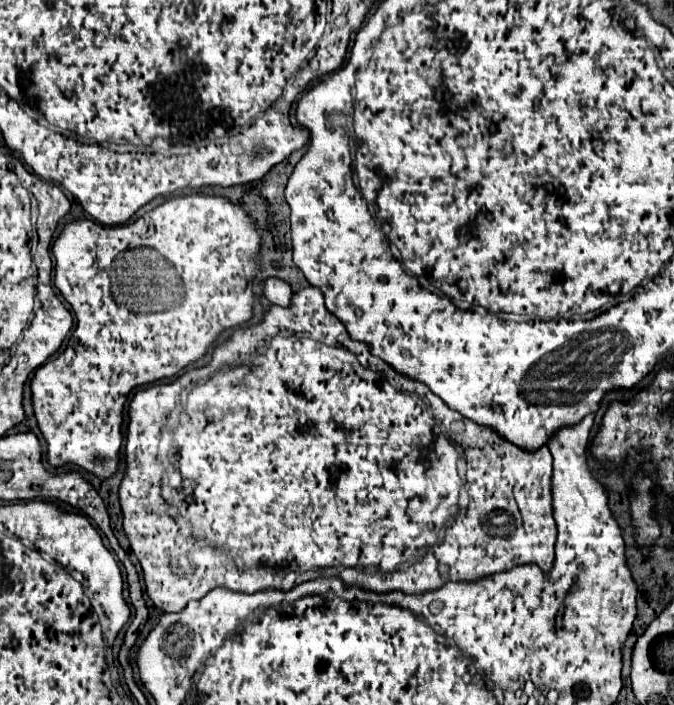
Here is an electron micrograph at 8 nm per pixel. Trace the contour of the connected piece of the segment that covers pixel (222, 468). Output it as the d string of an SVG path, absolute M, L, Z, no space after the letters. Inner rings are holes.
M300 288L300 290L298 290L298 292L294 292L294 294L292 294L292 304L290 304L290 306L288 306L288 308L280 308L280 306L270 306L270 310L266 310L266 312L264 312L264 318L262 318L262 322L260 322L260 324L256 324L256 326L248 326L248 328L243 328L243 327L239 327L239 328L238 328L238 329L236 329L236 330L234 330L234 331L233 331L233 334L232 334L232 336L230 336L230 338L228 338L228 339L227 339L227 340L224 340L224 341L222 341L222 343L220 343L220 344L217 344L217 345L216 345L216 346L215 346L215 348L214 348L214 350L213 350L213 352L212 352L212 355L211 355L211 360L210 360L210 363L209 363L209 364L208 364L208 365L206 365L206 366L204 366L204 367L202 367L202 368L198 368L198 369L194 369L194 368L192 368L192 369L190 369L190 370L192 370L192 372L188 372L188 370L186 370L186 371L184 371L184 372L183 372L183 374L182 374L182 376L180 376L180 378L176 378L176 380L174 380L174 382L160 382L160 384L152 384L152 386L148 386L148 388L142 388L142 389L139 389L139 390L138 390L138 392L136 392L136 394L134 394L134 398L132 398L132 402L130 402L130 410L128 410L128 428L126 428L126 474L124 474L124 478L122 478L122 484L120 484L120 490L118 490L118 494L120 494L120 506L122 506L122 522L124 522L124 532L126 532L126 536L128 536L128 540L130 540L130 550L132 550L132 552L134 552L134 554L136 554L136 558L138 558L138 560L140 560L140 564L142 564L142 572L144 572L144 582L146 582L146 592L148 592L148 596L150 596L150 598L152 598L152 602L154 602L154 606L156 606L156 608L158 608L158 610L160 610L160 612L180 612L180 610L182 610L182 608L186 608L186 604L188 604L188 602L190 602L190 600L200 600L200 598L202 598L202 596L206 596L206 594L208 594L208 592L210 592L210 590L214 590L214 588L228 588L228 590L232 590L232 592L258 592L258 590L268 590L268 588L276 588L276 590L284 590L284 592L286 592L286 590L290 590L290 588L294 588L294 586L298 586L298 584L304 584L304 582L310 582L310 580L316 580L316 578L324 578L324 576L326 576L326 578L334 578L334 576L338 576L338 578L342 578L342 580L344 580L344 584L348 584L348 586L352 586L352 584L356 584L356 586L360 586L360 588L362 588L362 590L372 590L372 592L378 592L378 594L384 594L384 592L392 592L392 590L398 590L398 592L404 592L404 594L424 594L424 592L430 592L430 590L436 590L436 588L442 588L442 586L444 586L444 584L446 584L446 582L476 582L476 580L480 580L480 578L486 578L486 576L492 576L492 574L498 574L498 572L504 572L504 570L510 570L510 568L516 568L516 566L522 566L522 564L536 564L536 566L540 566L540 568L542 568L542 570L544 570L544 572L550 572L550 568L552 568L552 564L554 564L554 542L556 542L556 520L554 520L554 516L552 516L552 484L550 484L550 482L552 482L552 480L550 480L550 478L552 478L552 454L550 454L550 450L548 450L548 446L544 446L544 448L538 448L538 450L536 450L536 452L524 452L524 450L522 450L522 448L516 448L516 444L512 444L512 442L508 442L508 440L504 440L504 438L500 438L500 434L498 434L498 432L496 432L496 430L494 430L494 428L488 428L488 426L482 426L482 424L476 424L476 422L472 422L472 420L470 420L470 418L464 418L464 416L462 416L462 414L460 414L460 412L456 412L456 410L452 410L452 408L448 408L448 406L446 406L446 404L444 404L444 400L440 400L440 398L438 398L438 396L436 396L436 394L432 394L432 392L430 392L430 388L428 388L428 386L426 386L426 384L420 384L420 382L418 382L418 380L412 380L412 378L410 378L410 376L404 376L404 374L400 374L400 372L396 372L396 370L392 370L392 366L390 366L390 364L384 364L384 360L380 360L380 358L374 358L374 356L372 356L372 352L370 352L370 348L368 348L368 344L360 344L360 342L358 342L358 340L352 340L352 338L350 338L350 336L348 336L348 332L346 332L346 330L344 330L344 326L338 326L338 328L336 328L336 330L338 330L338 332L336 332L336 336L332 336L332 332L328 332L328 328L324 328L324 324L328 324L328 316L312 316L312 304L300 304L300 308L296 308L296 296L300 296L300 292L302 292L302 290L304 290L304 288ZM302 334L308 334L308 336L312 336L312 338L322 338L322 340L326 340L326 342L336 342L336 344L340 344L340 346L344 346L344 348L340 348L340 346L328 346L328 344L324 344L324 342L320 342L320 340L312 340L312 338L306 338L306 336L302 336ZM356 354L358 354L358 356L360 356L360 362L362 362L362 364L366 364L366 366L374 366L374 364L376 364L376 370L378 370L378 372L374 372L374 370L370 370L370 368L364 368L364 366L362 366L362 364L360 364L360 362L358 362L358 356L356 356ZM420 396L422 396L422 398L424 398L424 400L428 400L428 404L430 404L430 406L432 406L432 410L434 410L434 416L436 416L436 418L438 418L438 420L440 420L440 422L442 422L442 424L444 424L444 426L446 426L446 430L448 430L448 432L450 432L450 436L452 436L452 438L454 438L454 442L458 442L458 444L460 444L460 446L464 446L464 452L466 452L466 460L468 460L468 480L466 480L466 490L468 490L468 494L470 494L470 504L468 504L468 510L466 510L466 516L460 516L460 518L456 518L456 520L454 520L454 524L452 524L452 526L450 526L450 528L448 528L448 530L446 530L446 534L444 534L444 536L442 536L442 538L440 538L440 532L438 532L438 528L440 528L440 526L448 526L448 522L450 522L450 520L448 520L448 516L444 516L444 514L440 514L440 512L438 512L438 508L440 508L440 504L442 504L442 502L444 502L444 500L450 500L450 502L454 502L454 500L456 500L456 496L458 496L458 490L460 490L460 488L462 488L462 486L464 486L464 480L462 480L462 476L460 476L460 474L458 474L458 460L460 460L460 454L458 454L458 450L456 450L456 446L454 446L454 444L452 444L452 442L450 442L450 440L448 440L448 436L446 436L446 434L444 434L444 432L442 432L442 424L440 424L440 422L438 422L438 420L436 420L436 418L434 418L434 416L432 416L432 410L430 410L430 408L428 408L428 404L426 404L426 402L424 402L424 400L420 400ZM162 404L172 404L172 406L174 406L174 410L172 410L172 412L170 412L170 414L166 414L166 412L164 412L164 408L166 408L166 406L162 406ZM177 418L178 418L178 422L176 422L176 424L172 424L172 426L170 426L170 430L172 430L172 434L174 434L174 440L176 440L176 442L178 442L178 446L180 446L180 448L178 448L178 462L176 462L176 464L178 464L178 472L180 472L180 478L182 478L182 482L180 482L180 486L178 486L178 484L168 484L168 480L166 480L166 478L164 478L164 474L166 474L166 468L164 468L164 466L162 466L162 464L160 464L160 462L158 462L158 460L156 460L156 454L158 454L158 440L160 440L160 428L162 428L162 426L164 426L164 422L166 422L166 420L177 420ZM458 420L460 420L460 422L462 422L462 424L464 424L464 432L462 432L462 434L454 434L454 432L452 432L452 430L450 430L450 426L452 426L452 422L458 422ZM180 524L190 524L190 526L192 526L192 528L194 528L194 530L196 530L196 532L180 532Z

